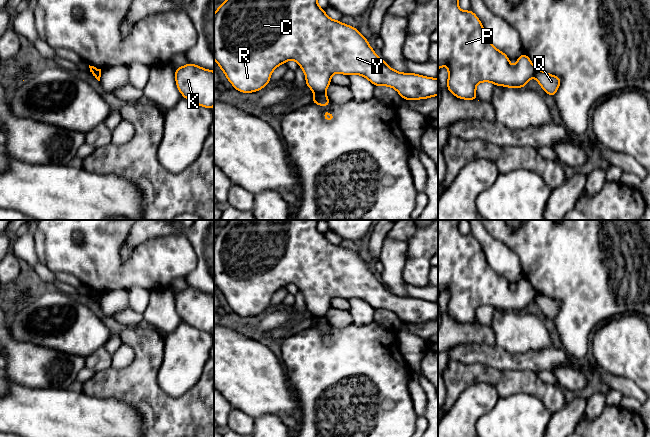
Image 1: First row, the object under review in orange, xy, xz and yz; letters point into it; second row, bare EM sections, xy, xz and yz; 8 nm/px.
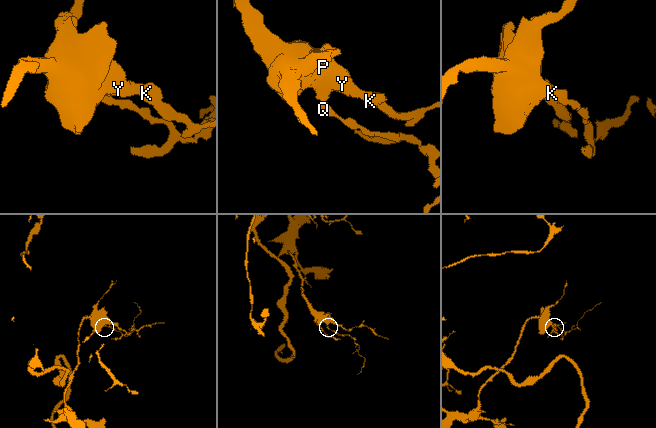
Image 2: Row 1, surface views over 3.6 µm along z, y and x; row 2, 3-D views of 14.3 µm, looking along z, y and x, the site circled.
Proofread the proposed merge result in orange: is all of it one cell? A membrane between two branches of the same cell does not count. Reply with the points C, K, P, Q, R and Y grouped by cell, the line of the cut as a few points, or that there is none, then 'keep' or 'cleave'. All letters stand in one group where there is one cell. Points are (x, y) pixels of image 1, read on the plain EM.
C K P R Y / Q | xz (315, 316), (324, 317) | cleave

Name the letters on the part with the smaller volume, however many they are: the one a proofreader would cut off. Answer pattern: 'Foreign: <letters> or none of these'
Foreign: Q

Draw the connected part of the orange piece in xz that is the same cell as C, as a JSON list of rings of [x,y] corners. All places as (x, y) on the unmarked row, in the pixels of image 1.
[[[229,220],[214,238],[214,284],[219,289],[227,301],[227,304],[233,311],[242,317],[252,317],[261,314],[269,308],[270,301],[275,292],[286,287],[288,284],[295,284],[299,291],[302,292],[306,302],[306,310],[314,317],[325,317],[331,308],[331,300],[335,297],[344,299],[360,299],[368,303],[374,310],[389,310],[394,312],[404,324],[427,323],[438,319],[438,303],[425,301],[414,297],[401,297],[388,290],[388,288],[377,280],[373,272],[369,269],[368,264],[359,256],[358,253],[350,249],[343,248],[339,244],[333,244],[328,241],[325,234],[317,228],[318,220]]]

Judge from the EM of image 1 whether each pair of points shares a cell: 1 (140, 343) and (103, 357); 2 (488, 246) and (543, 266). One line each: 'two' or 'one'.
1: two
2: two

